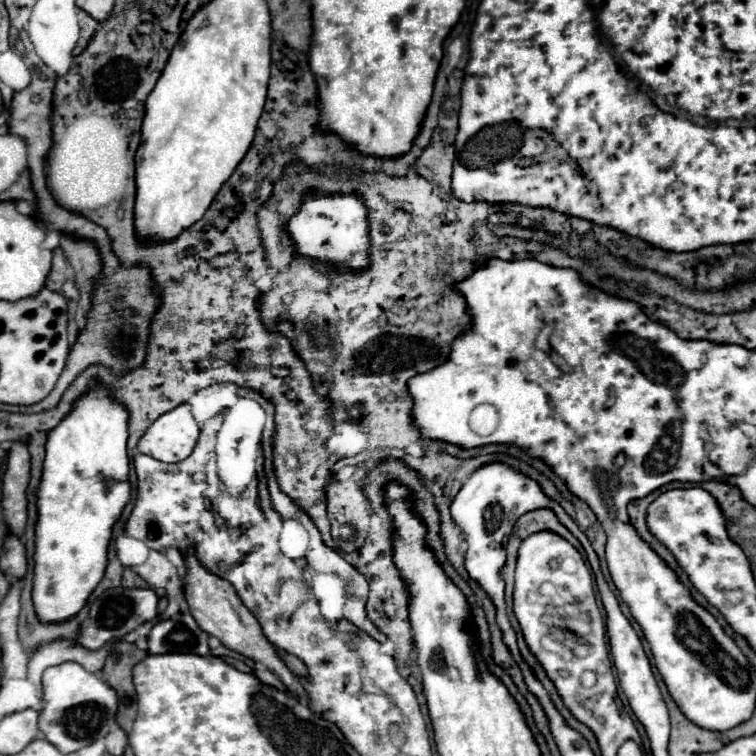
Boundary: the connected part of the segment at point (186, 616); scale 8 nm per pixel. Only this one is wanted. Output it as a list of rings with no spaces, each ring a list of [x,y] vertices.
[[[188,611],[152,627],[148,635],[148,653],[164,655],[168,651],[184,651],[204,657],[210,655],[208,633],[198,627]]]

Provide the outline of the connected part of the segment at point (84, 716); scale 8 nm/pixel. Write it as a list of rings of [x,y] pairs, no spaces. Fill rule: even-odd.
[[[60,663],[48,667],[42,673],[42,707],[38,729],[44,733],[46,741],[56,745],[62,753],[74,753],[94,739],[104,739],[112,729],[116,729],[116,693],[98,675],[86,671],[78,663]]]

